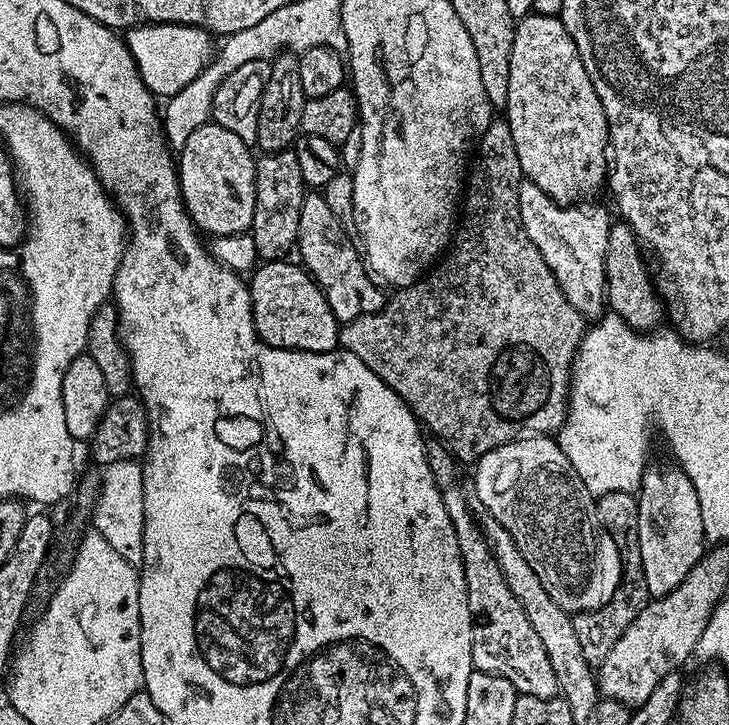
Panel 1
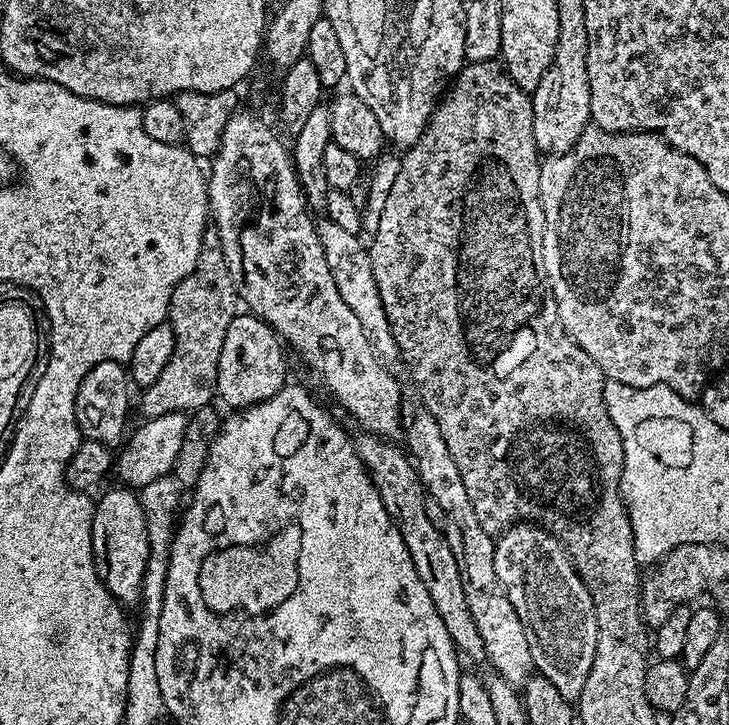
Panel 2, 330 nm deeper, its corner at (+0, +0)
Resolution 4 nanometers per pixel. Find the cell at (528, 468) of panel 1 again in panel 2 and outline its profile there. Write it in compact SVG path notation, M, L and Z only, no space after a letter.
M517 522L508 531L500 533L495 541L494 570L498 570L498 578L514 610L518 610L518 618L530 646L533 669L547 678L558 689L558 694L562 694L562 698L576 702L582 694L582 686L586 686L586 674L590 674L598 642L594 602L590 598L590 590L586 590L582 578L576 573L576 565L568 555L567 548L560 543L560 537L548 530L543 532L532 524L535 523Z

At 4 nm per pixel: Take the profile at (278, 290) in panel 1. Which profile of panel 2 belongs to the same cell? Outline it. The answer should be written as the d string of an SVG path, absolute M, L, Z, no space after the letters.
M238 314L226 330L226 338L222 338L216 396L224 399L229 404L229 409L239 410L278 394L278 390L289 379L288 360L284 357L284 352L286 353L285 345L265 320L251 314Z

